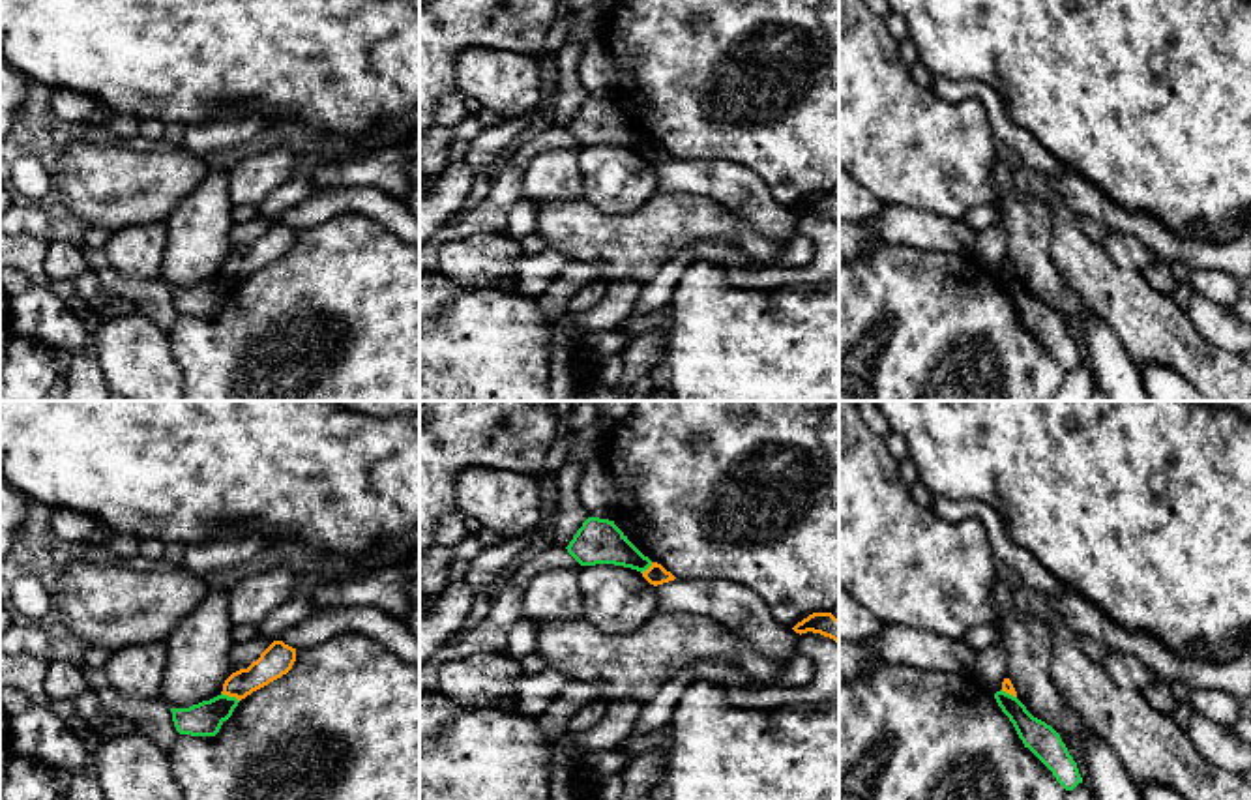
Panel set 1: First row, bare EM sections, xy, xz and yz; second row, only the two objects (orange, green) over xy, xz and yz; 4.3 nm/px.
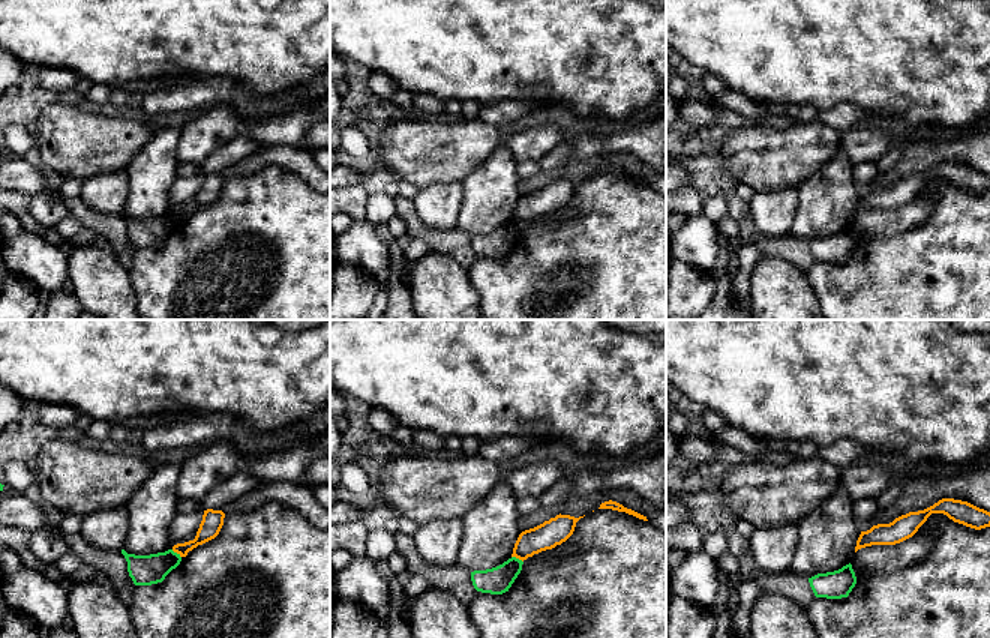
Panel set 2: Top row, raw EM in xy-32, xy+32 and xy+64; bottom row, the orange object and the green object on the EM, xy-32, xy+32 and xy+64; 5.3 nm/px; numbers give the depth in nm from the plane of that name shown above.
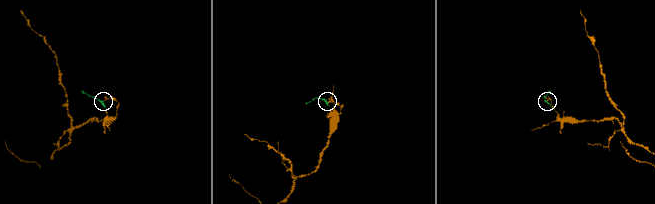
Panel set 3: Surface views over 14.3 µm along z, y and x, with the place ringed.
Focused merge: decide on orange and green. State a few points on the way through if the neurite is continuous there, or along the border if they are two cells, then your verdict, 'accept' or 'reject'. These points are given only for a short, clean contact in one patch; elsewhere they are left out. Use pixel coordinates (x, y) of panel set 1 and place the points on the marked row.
border xy (221, 692), (238, 701); reject

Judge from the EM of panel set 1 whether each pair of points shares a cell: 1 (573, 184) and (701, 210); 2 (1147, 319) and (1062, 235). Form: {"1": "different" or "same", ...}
{"1": "different", "2": "same"}

